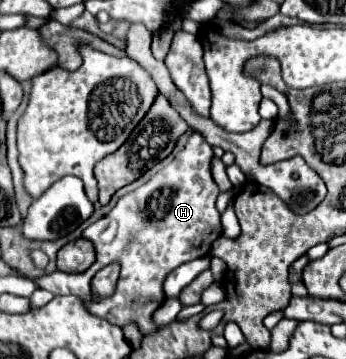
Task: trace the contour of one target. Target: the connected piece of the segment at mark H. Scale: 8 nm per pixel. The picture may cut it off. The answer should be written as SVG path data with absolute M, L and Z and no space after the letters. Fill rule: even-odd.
M193 129L187 145L171 159L171 163L157 171L145 185L121 197L105 217L83 231L83 237L93 243L97 253L97 261L87 271L77 275L55 271L39 277L35 283L53 295L79 297L85 309L113 325L135 321L143 335L155 331L151 315L163 303L163 281L169 271L181 263L209 255L211 243L221 235L221 215L215 209L221 191L209 173L211 157L211 145L197 129ZM113 261L121 263L117 289L109 297L97 297L91 289L91 279L99 269Z

